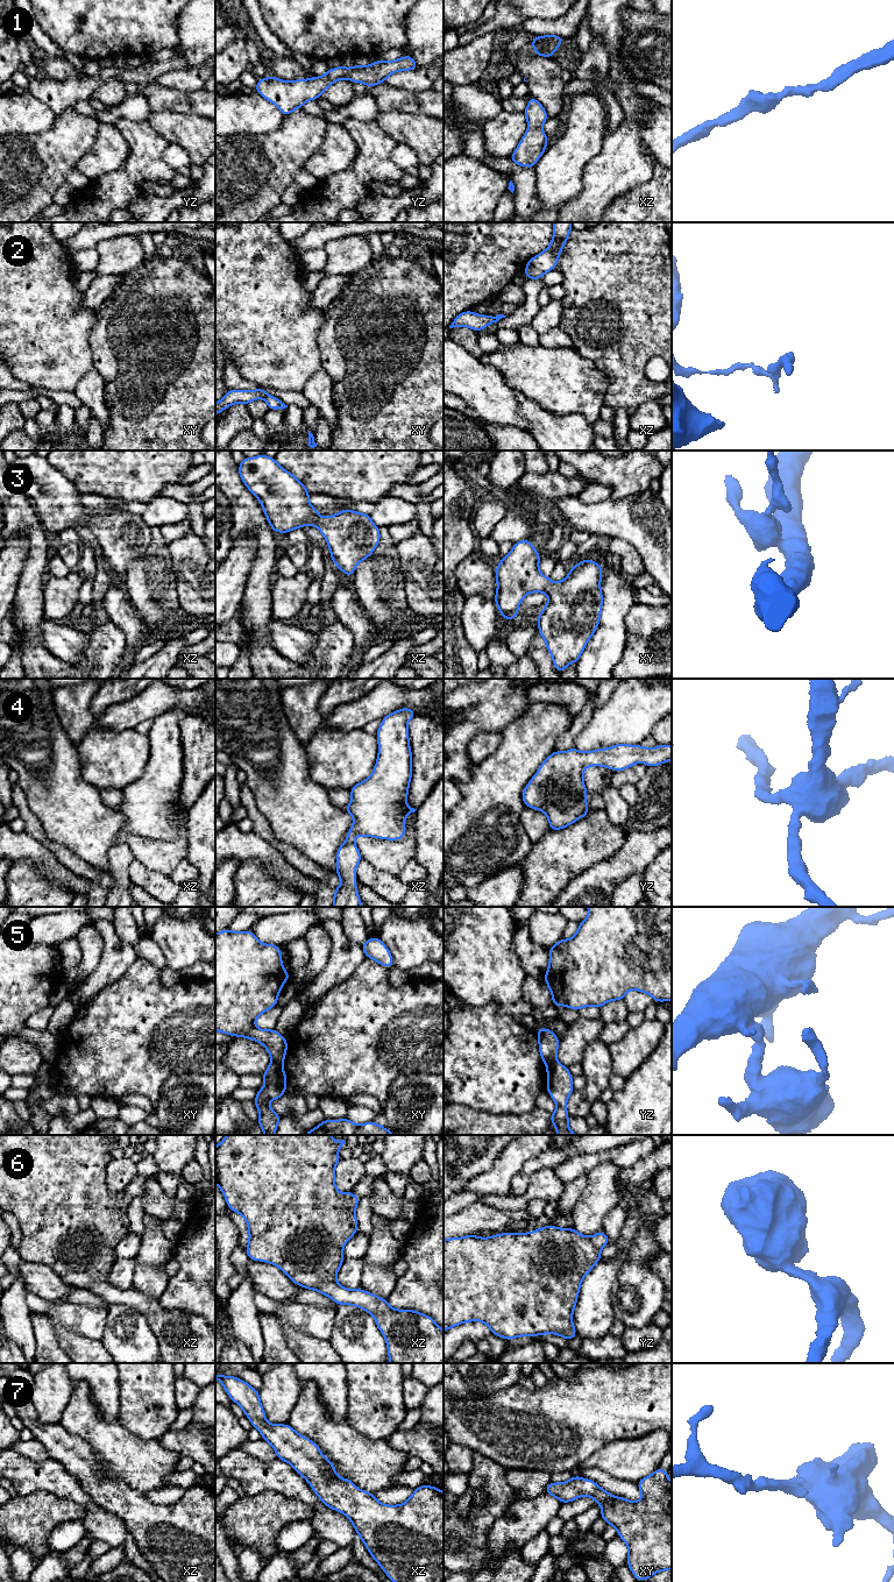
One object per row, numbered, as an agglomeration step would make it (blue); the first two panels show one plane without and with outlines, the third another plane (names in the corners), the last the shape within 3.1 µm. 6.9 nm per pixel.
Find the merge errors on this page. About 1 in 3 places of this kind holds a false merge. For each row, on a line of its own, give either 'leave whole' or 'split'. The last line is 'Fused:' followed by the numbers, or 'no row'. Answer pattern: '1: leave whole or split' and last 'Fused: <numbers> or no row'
1: leave whole
2: split
3: leave whole
4: leave whole
5: split
6: leave whole
7: leave whole
Fused: 2, 5

